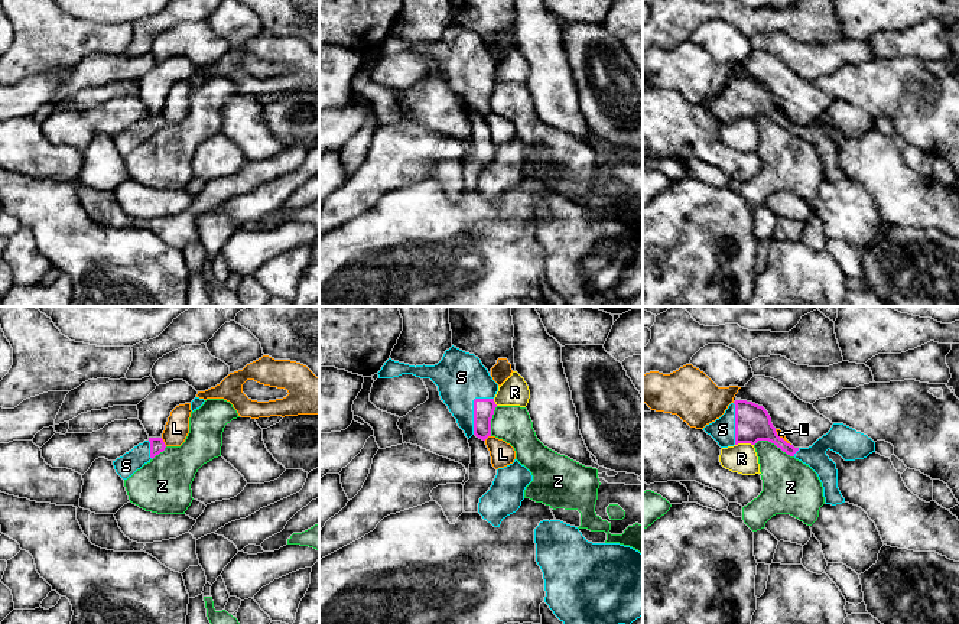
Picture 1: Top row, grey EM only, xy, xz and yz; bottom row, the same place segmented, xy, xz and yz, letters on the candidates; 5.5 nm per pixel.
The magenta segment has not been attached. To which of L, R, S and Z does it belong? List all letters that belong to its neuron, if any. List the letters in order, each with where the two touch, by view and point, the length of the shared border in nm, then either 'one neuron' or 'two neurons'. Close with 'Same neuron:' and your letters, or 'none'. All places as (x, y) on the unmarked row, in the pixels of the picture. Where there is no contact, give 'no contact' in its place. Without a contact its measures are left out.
L: contact xy (163, 119); length 60 nm; two neurons
R: contact yz (744, 119); length 100 nm; two neurons
S: contact xz (474, 84); length 240 nm; one neuron
Z: contact yz (774, 120); length 240 nm; two neurons
Same neuron: S

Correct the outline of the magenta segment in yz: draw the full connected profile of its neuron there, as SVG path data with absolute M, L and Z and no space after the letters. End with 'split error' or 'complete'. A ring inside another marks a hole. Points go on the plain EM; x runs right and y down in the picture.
M735 77L725 90L703 107L711 111L721 124L738 120L755 121L768 117L790 133L809 142L819 153L826 181L842 181L845 175L838 165L836 140L826 131L830 126L845 137L864 136L875 129L875 118L867 111L843 101L833 100L830 107L809 124L794 124L780 114L771 100L768 88L752 78Z; split error

